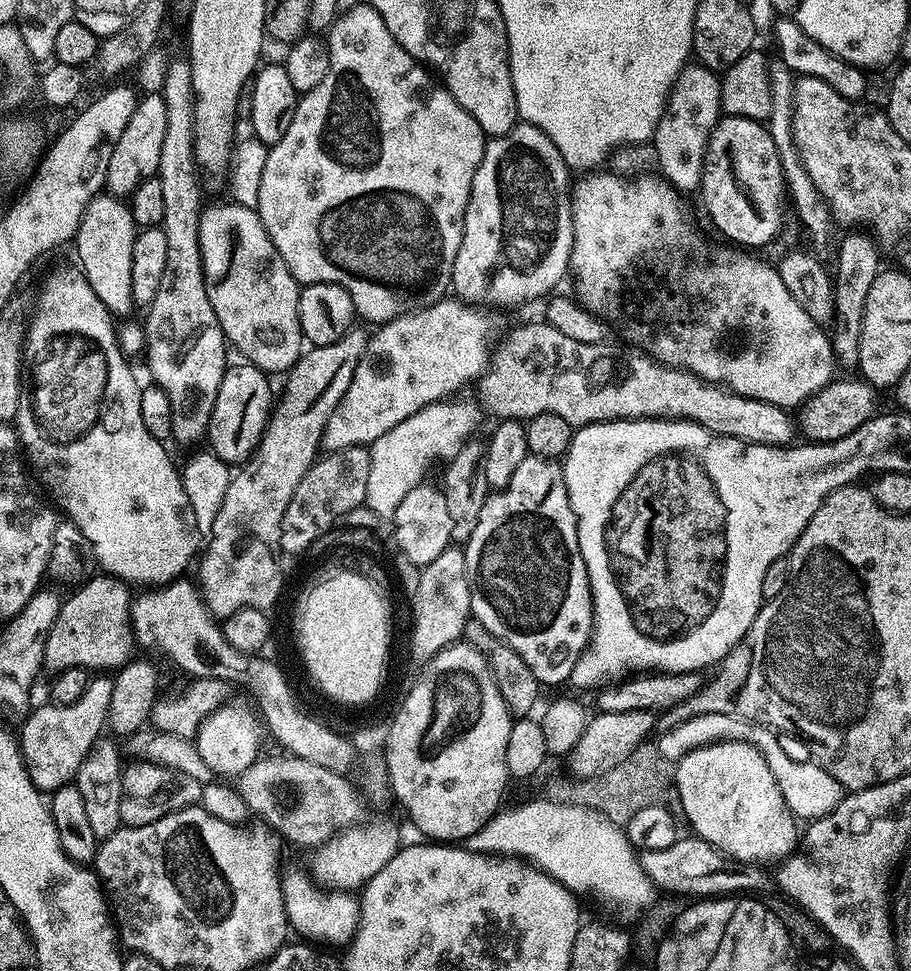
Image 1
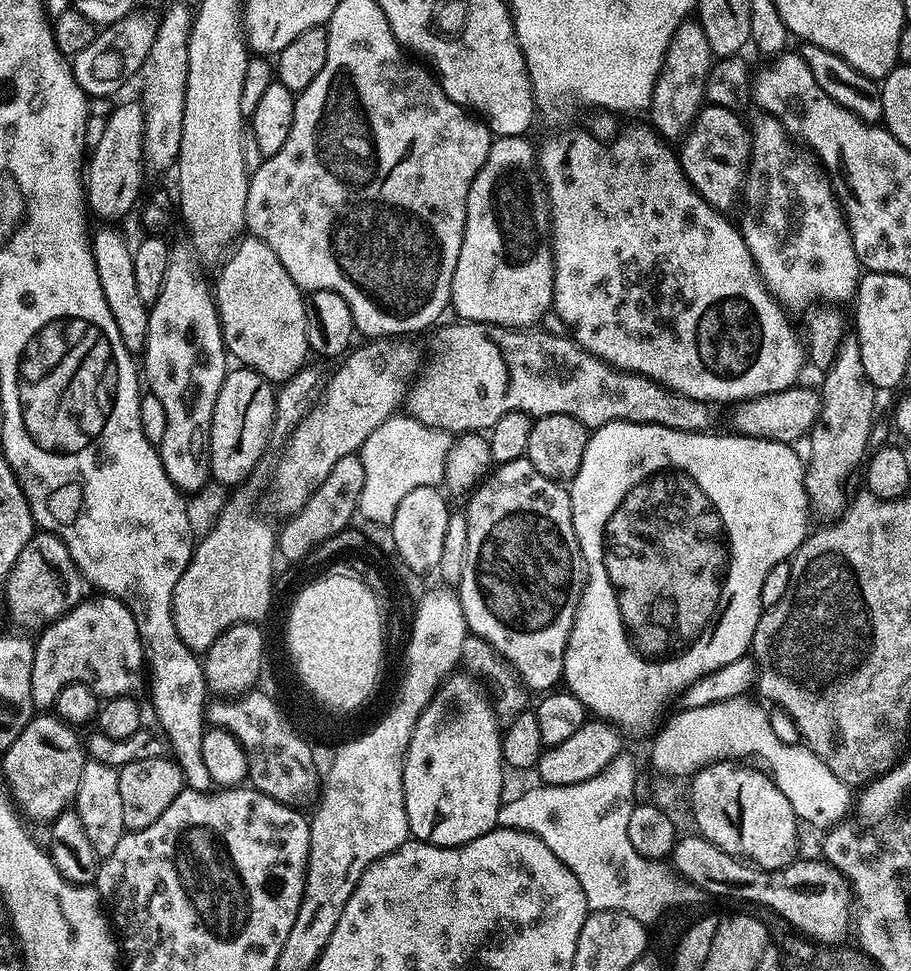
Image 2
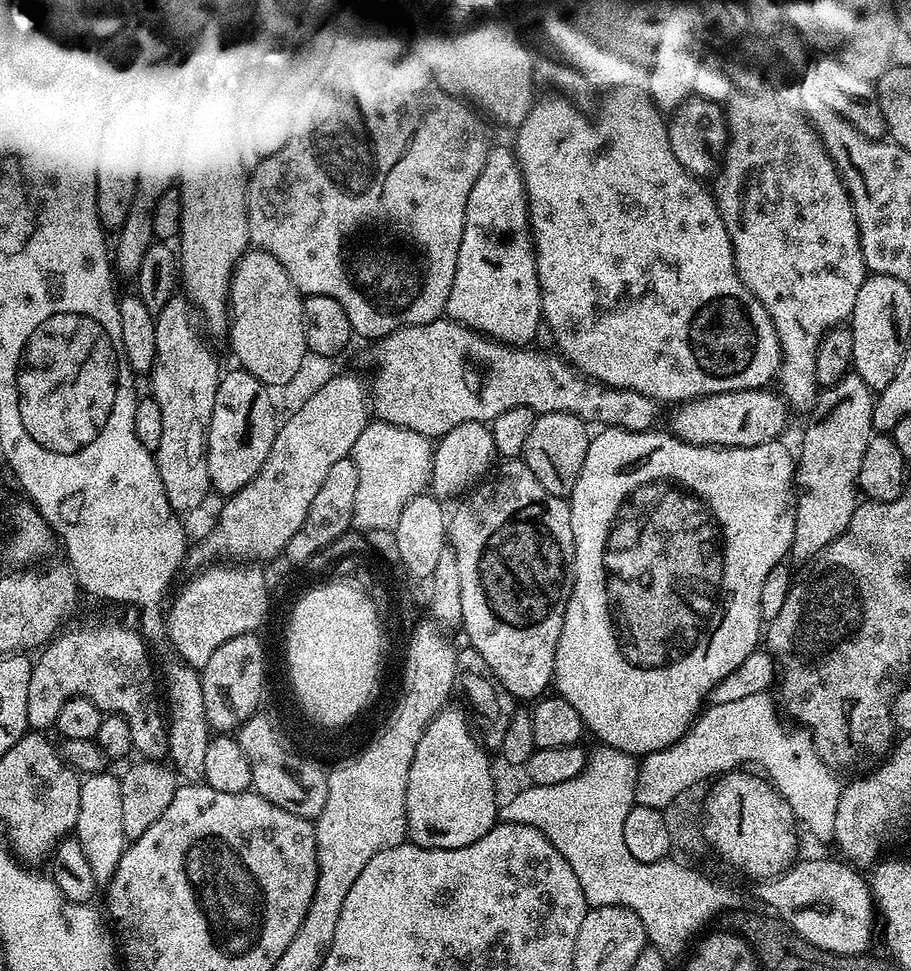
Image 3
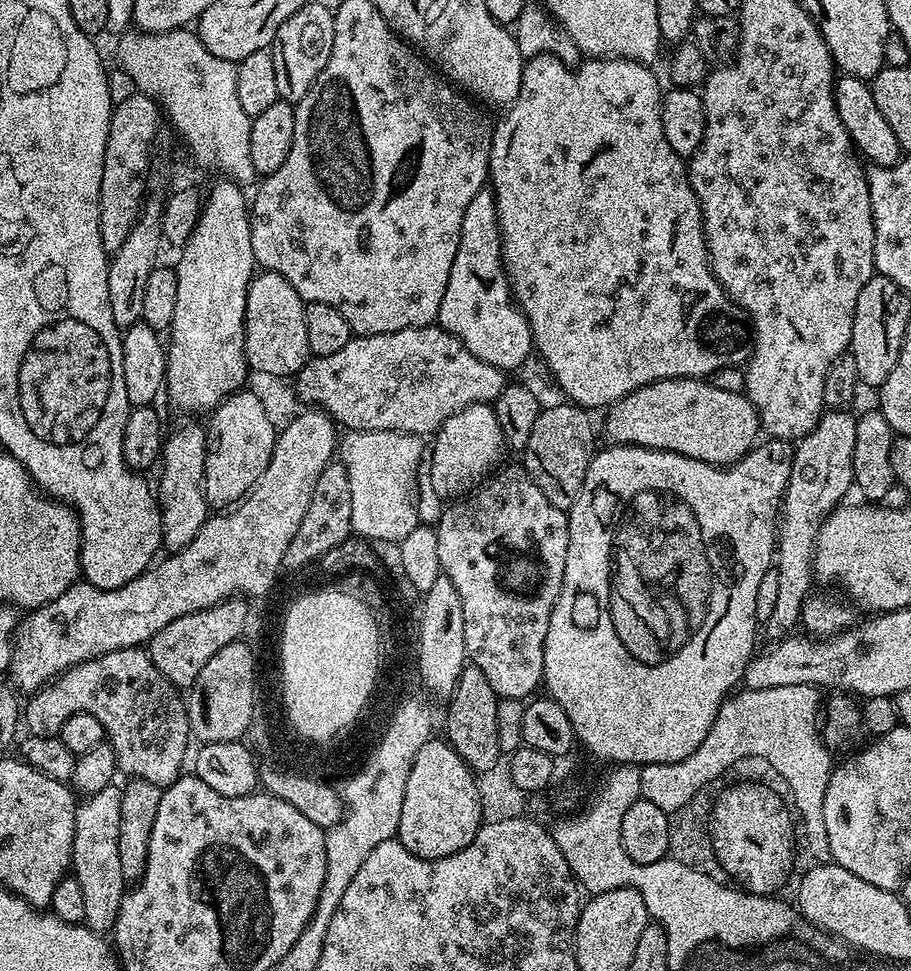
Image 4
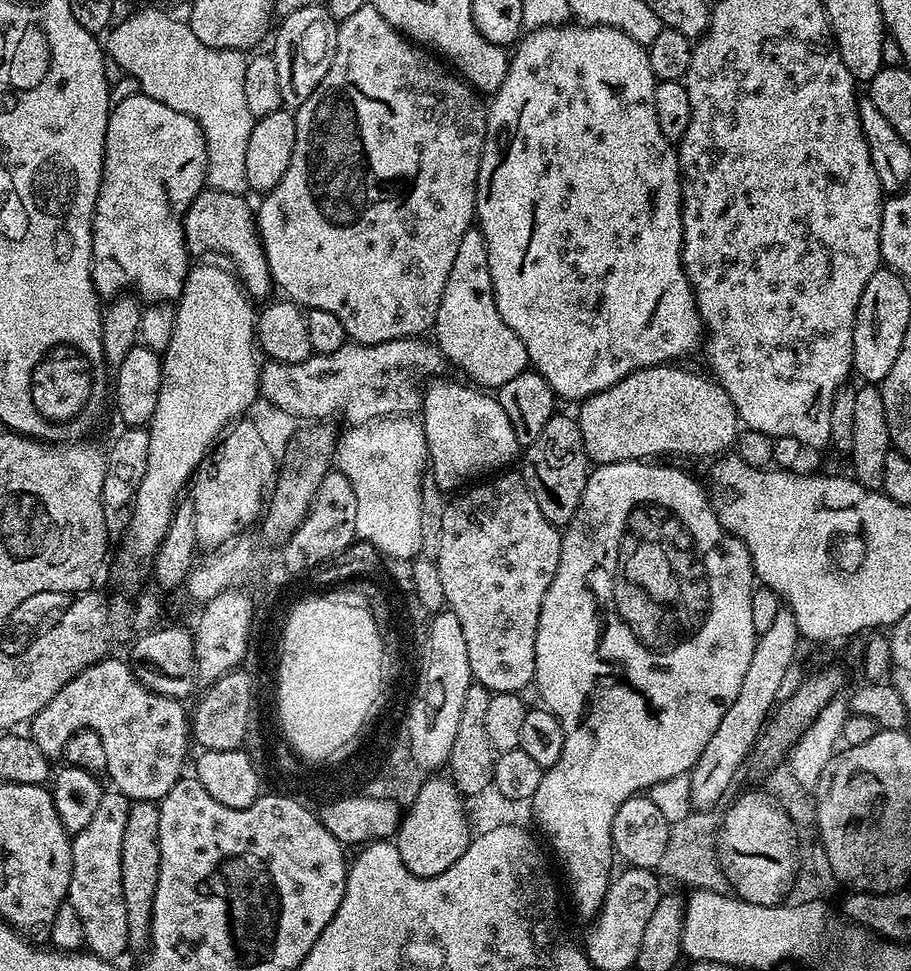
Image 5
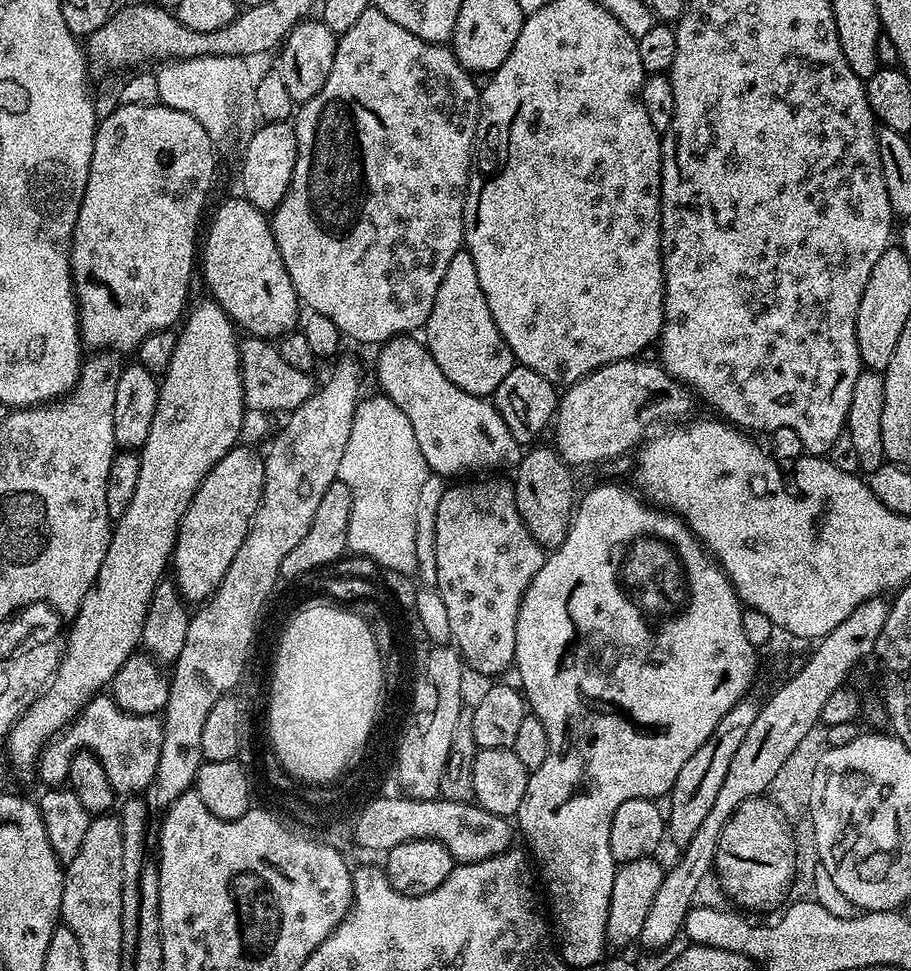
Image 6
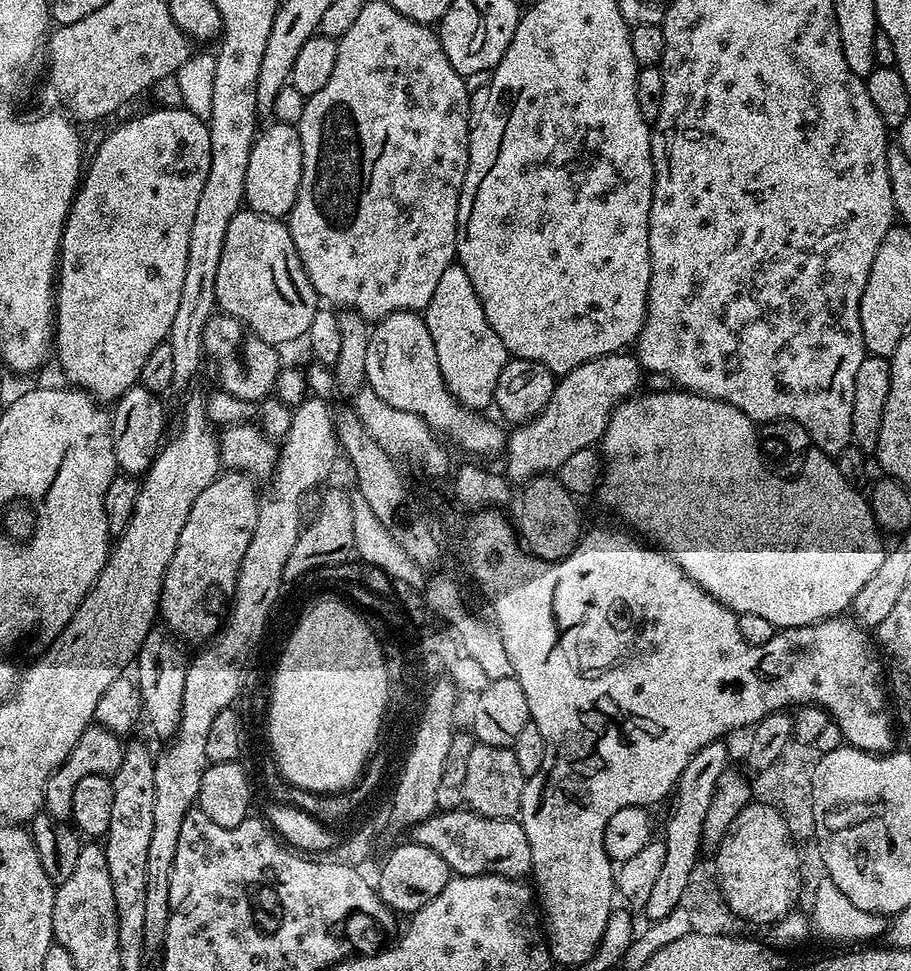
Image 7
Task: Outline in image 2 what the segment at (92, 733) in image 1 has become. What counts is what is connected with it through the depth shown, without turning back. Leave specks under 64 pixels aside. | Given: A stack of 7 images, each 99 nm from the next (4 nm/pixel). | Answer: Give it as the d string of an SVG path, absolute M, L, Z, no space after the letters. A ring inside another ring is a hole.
M36 714L2 754L7 787L25 817L51 822L75 801L86 763L86 744L76 732L55 714Z

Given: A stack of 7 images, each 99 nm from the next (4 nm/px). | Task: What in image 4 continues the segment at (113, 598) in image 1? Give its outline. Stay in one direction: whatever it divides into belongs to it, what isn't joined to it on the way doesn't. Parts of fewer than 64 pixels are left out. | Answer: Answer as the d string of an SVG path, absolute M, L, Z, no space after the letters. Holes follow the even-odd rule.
M143 647L114 650L61 672L55 680L27 697L22 708L22 724L33 736L59 736L66 718L83 712L94 714L94 718L102 722L107 743L112 745L116 755L117 769L123 775L125 772L125 777L145 780L163 790L185 771L184 759L190 756L188 705L176 685L163 676L158 666L154 666Z

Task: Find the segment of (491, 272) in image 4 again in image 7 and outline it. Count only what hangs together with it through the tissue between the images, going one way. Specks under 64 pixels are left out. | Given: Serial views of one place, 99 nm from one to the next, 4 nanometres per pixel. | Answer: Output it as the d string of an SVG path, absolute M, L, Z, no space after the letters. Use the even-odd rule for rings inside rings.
M458 262L446 266L438 286L434 289L434 298L422 313L430 338L434 338L434 354L438 354L438 370L442 370L444 384L448 392L464 408L488 410L496 399L498 374L507 366L510 359L502 338L486 322L482 302L474 294L474 284L470 276Z

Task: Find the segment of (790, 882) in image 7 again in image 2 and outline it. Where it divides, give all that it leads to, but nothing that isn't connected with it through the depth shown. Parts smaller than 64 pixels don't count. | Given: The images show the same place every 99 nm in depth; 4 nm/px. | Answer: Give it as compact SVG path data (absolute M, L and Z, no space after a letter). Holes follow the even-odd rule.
M721 760L719 764L711 764L700 769L691 777L688 790L688 802L692 805L694 828L714 846L718 846L726 854L737 857L757 868L785 868L797 859L796 827L798 821L794 814L794 806L786 802L786 794L778 790L767 771L759 772L756 768L743 768L740 762Z

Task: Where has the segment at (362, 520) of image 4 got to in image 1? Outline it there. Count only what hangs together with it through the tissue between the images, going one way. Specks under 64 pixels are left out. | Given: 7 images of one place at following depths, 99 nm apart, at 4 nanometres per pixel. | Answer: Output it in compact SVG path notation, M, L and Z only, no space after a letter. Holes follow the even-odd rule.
M460 398L431 404L418 410L418 414L410 414L410 418L398 422L398 426L394 426L394 430L386 430L386 434L382 434L382 438L378 438L371 444L370 479L366 485L366 498L364 499L367 508L392 518L406 494L425 483L424 475L427 474L431 464L436 464L439 460L447 462L454 459L458 450L462 450L462 446L477 435L476 431L480 428L480 419L486 416L485 409L475 399L472 399L473 401L456 399Z

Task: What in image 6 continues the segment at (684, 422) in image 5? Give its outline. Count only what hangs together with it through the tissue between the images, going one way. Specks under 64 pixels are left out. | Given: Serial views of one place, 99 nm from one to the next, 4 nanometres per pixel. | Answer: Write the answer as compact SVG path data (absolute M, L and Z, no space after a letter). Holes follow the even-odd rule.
M648 358L610 362L563 389L554 417L554 447L565 464L600 464L623 452L631 453L655 424L672 426L693 415L694 396L688 385L673 378L659 363L644 359Z

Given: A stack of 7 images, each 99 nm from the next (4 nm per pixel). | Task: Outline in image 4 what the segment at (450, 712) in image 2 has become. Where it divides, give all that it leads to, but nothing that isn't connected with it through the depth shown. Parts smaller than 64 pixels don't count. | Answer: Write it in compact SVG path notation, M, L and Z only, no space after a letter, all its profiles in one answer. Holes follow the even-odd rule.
M444 738L427 740L410 766L396 836L410 854L427 860L458 854L478 834L482 823L477 777Z

